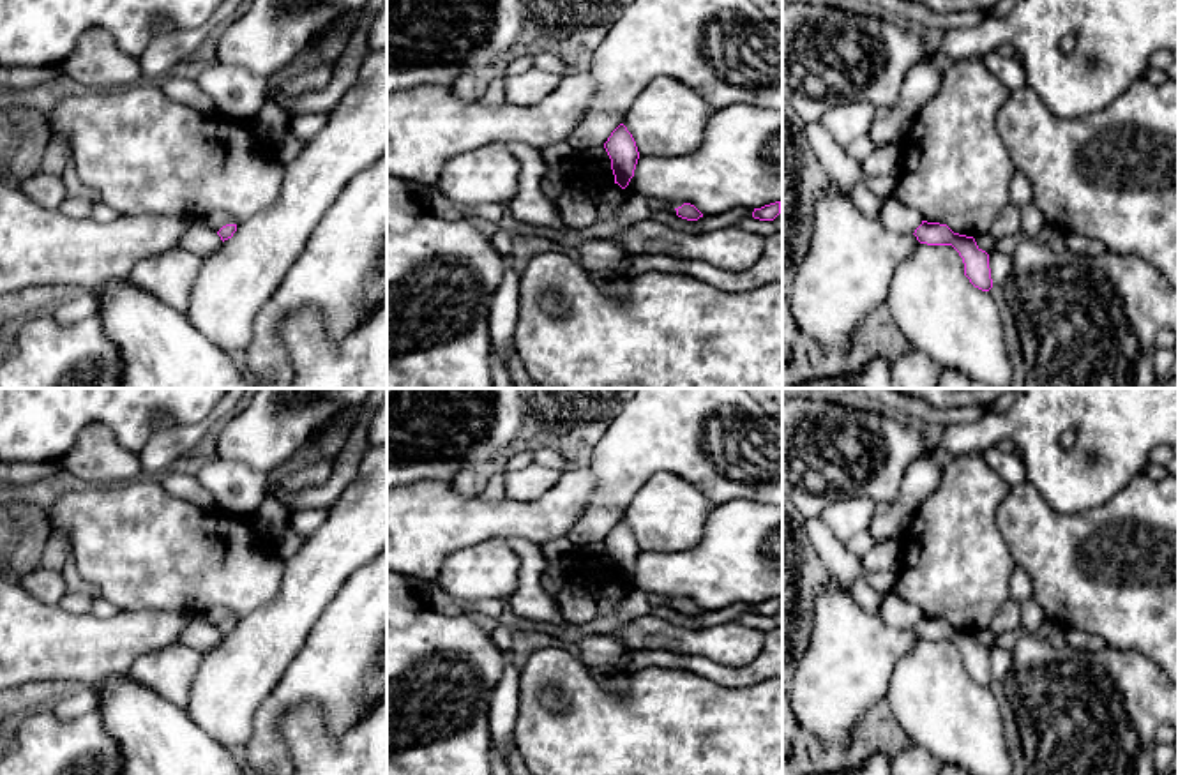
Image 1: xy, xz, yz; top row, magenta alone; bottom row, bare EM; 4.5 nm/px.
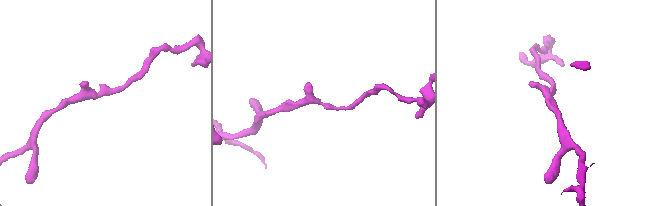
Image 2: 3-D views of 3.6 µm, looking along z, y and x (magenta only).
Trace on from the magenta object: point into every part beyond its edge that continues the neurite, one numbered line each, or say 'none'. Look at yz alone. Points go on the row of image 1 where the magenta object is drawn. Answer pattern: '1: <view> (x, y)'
none

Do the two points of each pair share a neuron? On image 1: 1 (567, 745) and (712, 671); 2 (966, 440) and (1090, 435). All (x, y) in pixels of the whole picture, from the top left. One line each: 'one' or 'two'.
1: two
2: one

